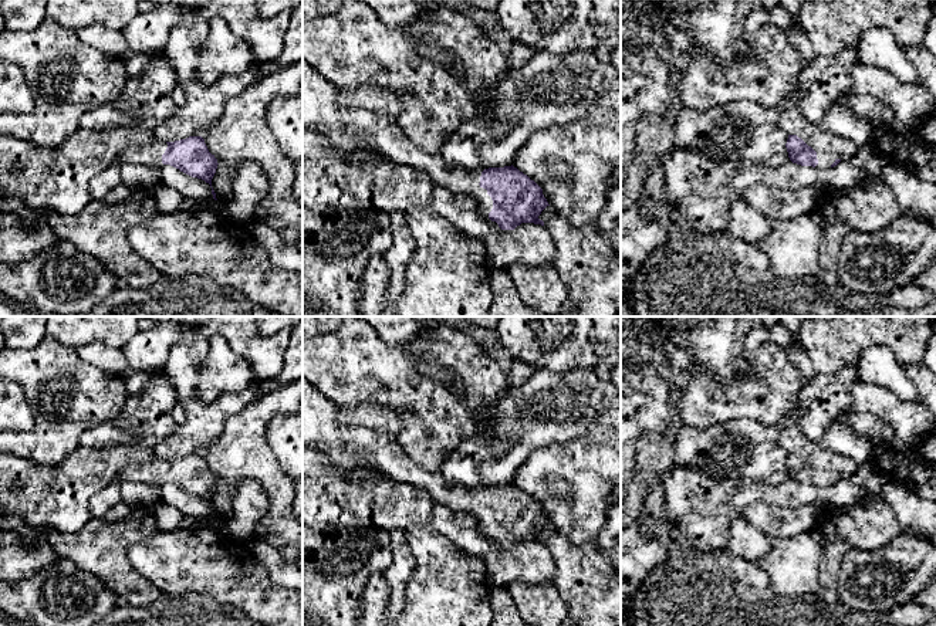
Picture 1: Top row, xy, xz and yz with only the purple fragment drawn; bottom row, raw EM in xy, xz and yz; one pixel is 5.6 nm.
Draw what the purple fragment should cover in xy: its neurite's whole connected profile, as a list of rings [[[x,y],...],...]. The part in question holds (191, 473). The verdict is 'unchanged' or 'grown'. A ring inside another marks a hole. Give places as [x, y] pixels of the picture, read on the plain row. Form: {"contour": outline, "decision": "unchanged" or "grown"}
{"contour": [[[189,454],[175,460],[153,456],[148,463],[131,463],[119,471],[115,481],[162,485],[170,483],[180,490],[205,498],[212,505],[217,477],[212,473],[202,454]]], "decision": "grown"}

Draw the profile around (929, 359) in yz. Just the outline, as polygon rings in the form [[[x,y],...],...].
[[[936,322],[925,352],[923,363],[936,376]]]

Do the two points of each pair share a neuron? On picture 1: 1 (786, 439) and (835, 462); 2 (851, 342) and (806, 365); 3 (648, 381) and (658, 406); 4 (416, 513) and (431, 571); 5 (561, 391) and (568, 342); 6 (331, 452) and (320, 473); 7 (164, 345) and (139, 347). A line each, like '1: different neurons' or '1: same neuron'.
1: same neuron
2: different neurons
3: same neuron
4: different neurons
5: different neurons
6: different neurons
7: same neuron

